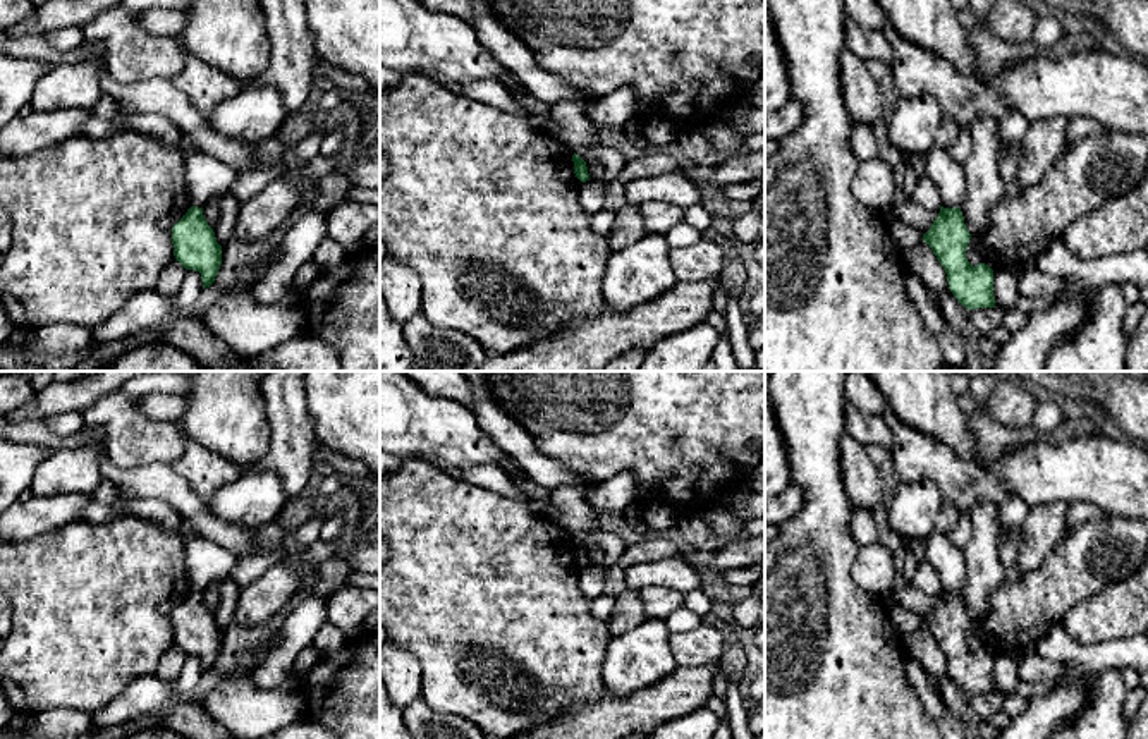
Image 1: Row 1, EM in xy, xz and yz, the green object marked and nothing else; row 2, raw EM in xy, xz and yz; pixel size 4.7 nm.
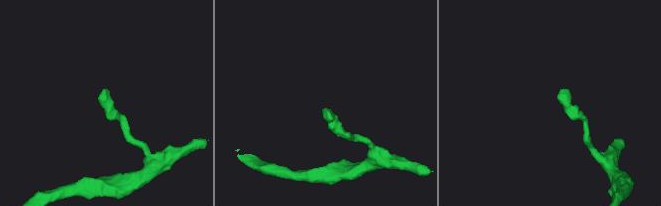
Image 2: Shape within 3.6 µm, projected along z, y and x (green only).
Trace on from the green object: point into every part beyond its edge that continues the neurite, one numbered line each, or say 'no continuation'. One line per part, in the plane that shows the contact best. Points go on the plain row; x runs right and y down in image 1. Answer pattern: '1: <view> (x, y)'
no continuation

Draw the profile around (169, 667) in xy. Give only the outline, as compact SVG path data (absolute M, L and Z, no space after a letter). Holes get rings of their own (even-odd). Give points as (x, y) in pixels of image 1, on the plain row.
M174 644L158 662L158 667L155 670L155 675L158 675L163 681L175 681L180 674L180 669L186 662L186 653Z

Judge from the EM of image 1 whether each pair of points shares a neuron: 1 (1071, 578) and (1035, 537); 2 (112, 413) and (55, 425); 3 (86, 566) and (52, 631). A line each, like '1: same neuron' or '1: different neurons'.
1: different neurons
2: different neurons
3: same neuron

